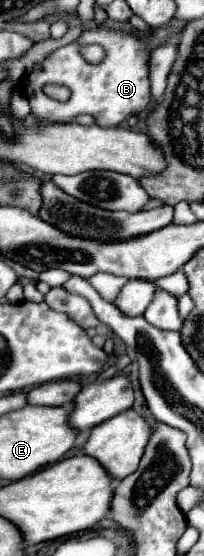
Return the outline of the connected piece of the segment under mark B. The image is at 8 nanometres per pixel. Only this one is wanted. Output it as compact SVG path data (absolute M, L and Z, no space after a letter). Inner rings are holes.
M92 27L92 29L84 29L82 35L66 45L66 47L60 47L58 51L54 51L48 59L44 59L40 65L34 67L34 71L24 79L22 83L22 91L24 95L28 97L30 101L30 107L32 107L32 113L40 119L40 121L70 121L74 119L76 115L80 113L90 113L98 125L104 125L104 127L116 127L118 123L122 123L128 115L134 115L134 113L140 113L148 103L150 103L150 81L148 81L148 45L140 39L136 39L134 35L128 35L128 33L122 33L122 31L114 31L114 29L106 29L106 27ZM84 45L102 45L104 47L104 53L106 57L100 61L100 63L88 63L82 53L80 53L80 47ZM44 85L64 85L70 89L70 99L68 101L58 101L52 97L48 97L42 87Z

